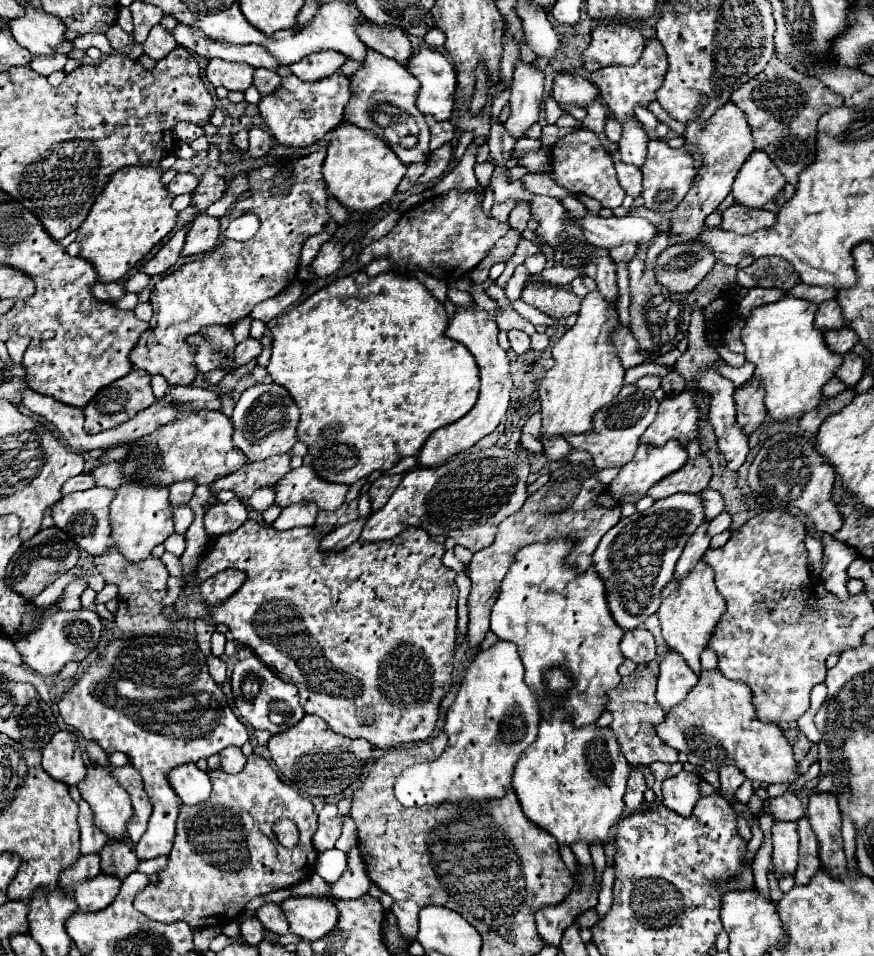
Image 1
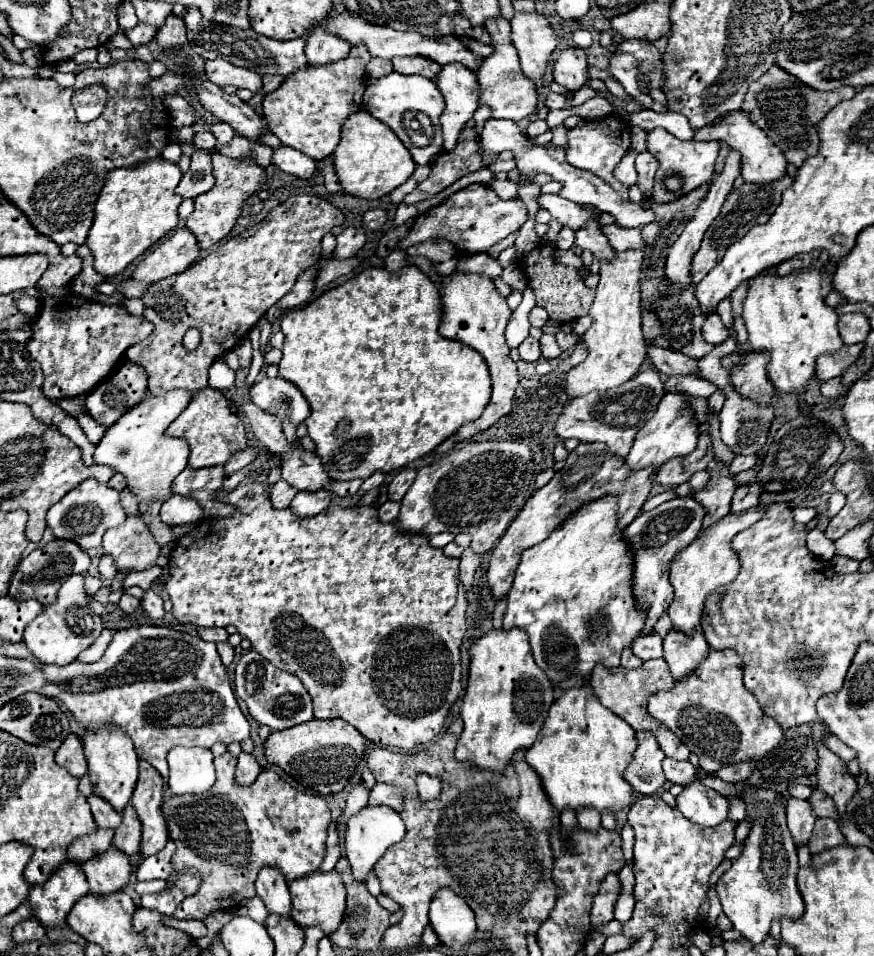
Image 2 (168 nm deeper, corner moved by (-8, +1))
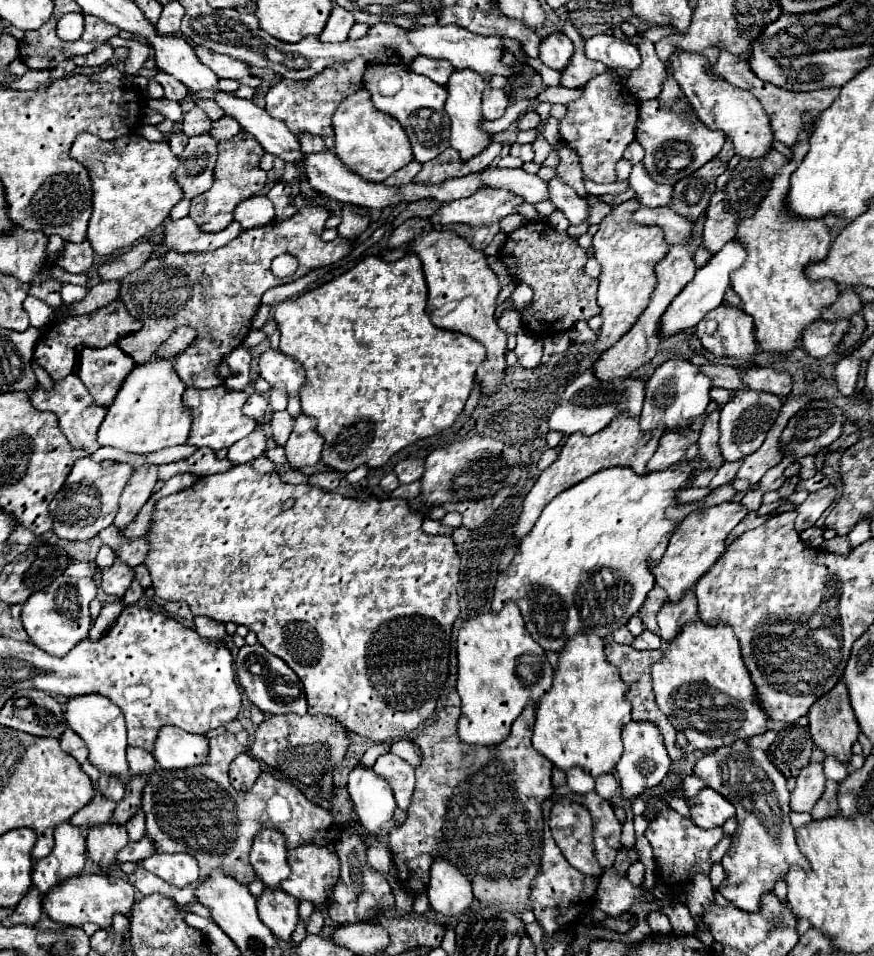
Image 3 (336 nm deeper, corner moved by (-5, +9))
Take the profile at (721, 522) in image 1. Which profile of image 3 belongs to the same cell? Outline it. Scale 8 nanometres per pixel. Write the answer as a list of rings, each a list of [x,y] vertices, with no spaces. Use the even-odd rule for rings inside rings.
[[[787,399],[785,405],[781,407],[781,413],[777,417],[777,421],[773,423],[773,427],[769,429],[767,433],[767,439],[765,443],[757,449],[757,453],[751,453],[743,459],[743,465],[741,469],[737,471],[735,479],[747,479],[749,485],[757,485],[761,481],[761,477],[771,469],[775,467],[779,461],[781,461],[781,453],[777,449],[777,441],[779,441],[779,435],[781,435],[781,429],[787,425],[789,417],[801,409],[801,405],[805,405],[809,399]]]

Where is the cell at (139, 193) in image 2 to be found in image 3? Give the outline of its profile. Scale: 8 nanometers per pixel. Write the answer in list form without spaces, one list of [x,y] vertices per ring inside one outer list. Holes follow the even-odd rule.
[[[83,133],[75,139],[71,157],[79,159],[91,175],[93,213],[87,241],[101,257],[111,257],[159,229],[169,217],[173,205],[183,199],[181,187],[175,181],[179,159],[173,155],[167,141],[151,143],[145,137],[121,137],[109,143],[91,133]]]

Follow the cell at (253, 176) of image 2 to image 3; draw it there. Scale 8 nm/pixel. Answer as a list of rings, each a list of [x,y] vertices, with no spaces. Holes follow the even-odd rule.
[[[239,131],[231,141],[219,145],[219,159],[215,165],[213,187],[191,199],[189,217],[193,217],[193,221],[199,225],[201,231],[209,231],[209,233],[223,231],[233,221],[235,207],[241,201],[257,195],[265,187],[267,173],[259,167],[263,153],[265,153],[263,147],[253,137],[249,137],[249,133],[245,131]]]

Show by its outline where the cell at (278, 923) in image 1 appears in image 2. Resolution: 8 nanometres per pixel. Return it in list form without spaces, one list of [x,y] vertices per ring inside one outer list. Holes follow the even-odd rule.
[[[260,869],[256,879],[258,897],[266,903],[268,911],[278,915],[288,915],[290,911],[290,891],[284,875],[278,869]]]

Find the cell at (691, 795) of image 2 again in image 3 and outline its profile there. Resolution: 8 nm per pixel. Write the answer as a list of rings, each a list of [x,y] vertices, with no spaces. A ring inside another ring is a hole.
[[[709,787],[701,789],[699,795],[695,795],[695,797],[689,797],[687,803],[689,803],[693,823],[699,827],[705,827],[705,829],[723,825],[729,817],[735,815],[733,805]]]

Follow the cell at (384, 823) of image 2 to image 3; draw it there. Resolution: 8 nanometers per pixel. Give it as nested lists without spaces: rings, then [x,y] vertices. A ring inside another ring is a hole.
[[[355,765],[349,773],[347,791],[357,813],[357,825],[367,833],[377,837],[383,825],[393,819],[397,803],[389,785],[379,779],[371,769]]]

